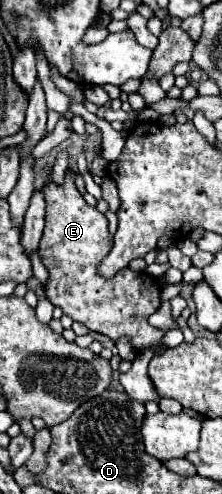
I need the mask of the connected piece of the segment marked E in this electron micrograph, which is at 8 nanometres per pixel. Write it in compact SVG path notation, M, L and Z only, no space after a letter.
M73 169L65 171L65 181L55 183L51 173L45 171L45 233L39 245L39 255L49 271L47 299L61 307L65 315L73 321L83 323L89 331L99 331L117 341L121 335L129 335L135 349L141 353L147 347L157 347L163 331L149 325L149 315L161 305L159 283L147 273L135 273L131 269L121 269L111 279L105 279L97 267L101 259L111 251L111 235L107 231L107 217L95 207L89 207L75 187L77 173Z

